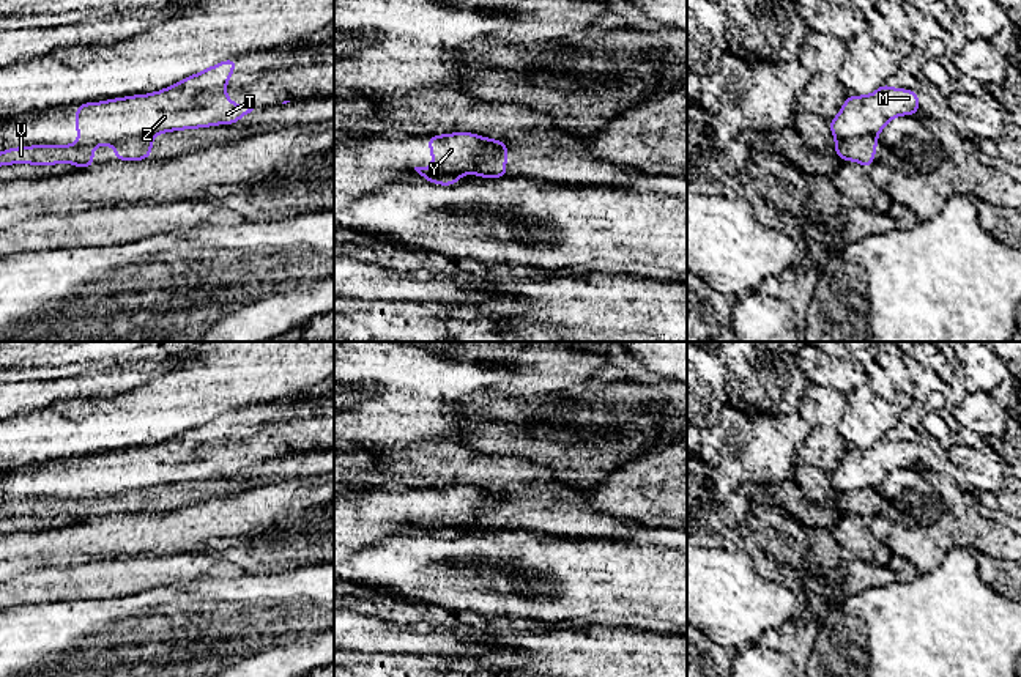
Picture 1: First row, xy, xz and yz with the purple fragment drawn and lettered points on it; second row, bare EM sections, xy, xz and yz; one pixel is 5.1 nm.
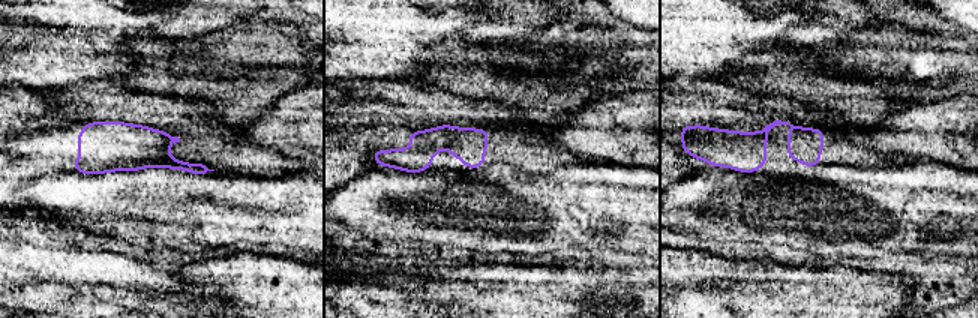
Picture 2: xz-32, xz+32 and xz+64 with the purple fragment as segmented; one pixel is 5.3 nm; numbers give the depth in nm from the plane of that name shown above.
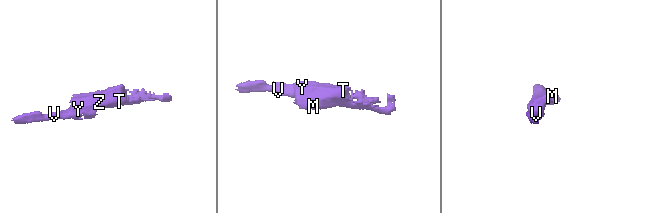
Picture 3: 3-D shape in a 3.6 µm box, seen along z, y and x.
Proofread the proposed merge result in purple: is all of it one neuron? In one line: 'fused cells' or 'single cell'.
fused cells

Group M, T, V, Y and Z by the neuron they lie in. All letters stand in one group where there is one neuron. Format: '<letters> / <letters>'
M T Y Z / V

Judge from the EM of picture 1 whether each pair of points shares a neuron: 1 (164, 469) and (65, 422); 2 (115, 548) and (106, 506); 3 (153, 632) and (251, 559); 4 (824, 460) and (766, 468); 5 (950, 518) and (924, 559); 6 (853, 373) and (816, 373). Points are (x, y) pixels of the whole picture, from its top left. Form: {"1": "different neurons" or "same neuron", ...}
{"1": "different neurons", "2": "different neurons", "3": "different neurons", "4": "different neurons", "5": "same neuron", "6": "same neuron"}

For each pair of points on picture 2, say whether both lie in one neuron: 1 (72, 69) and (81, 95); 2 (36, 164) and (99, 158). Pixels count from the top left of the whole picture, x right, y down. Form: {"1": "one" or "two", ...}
{"1": "two", "2": "one"}

